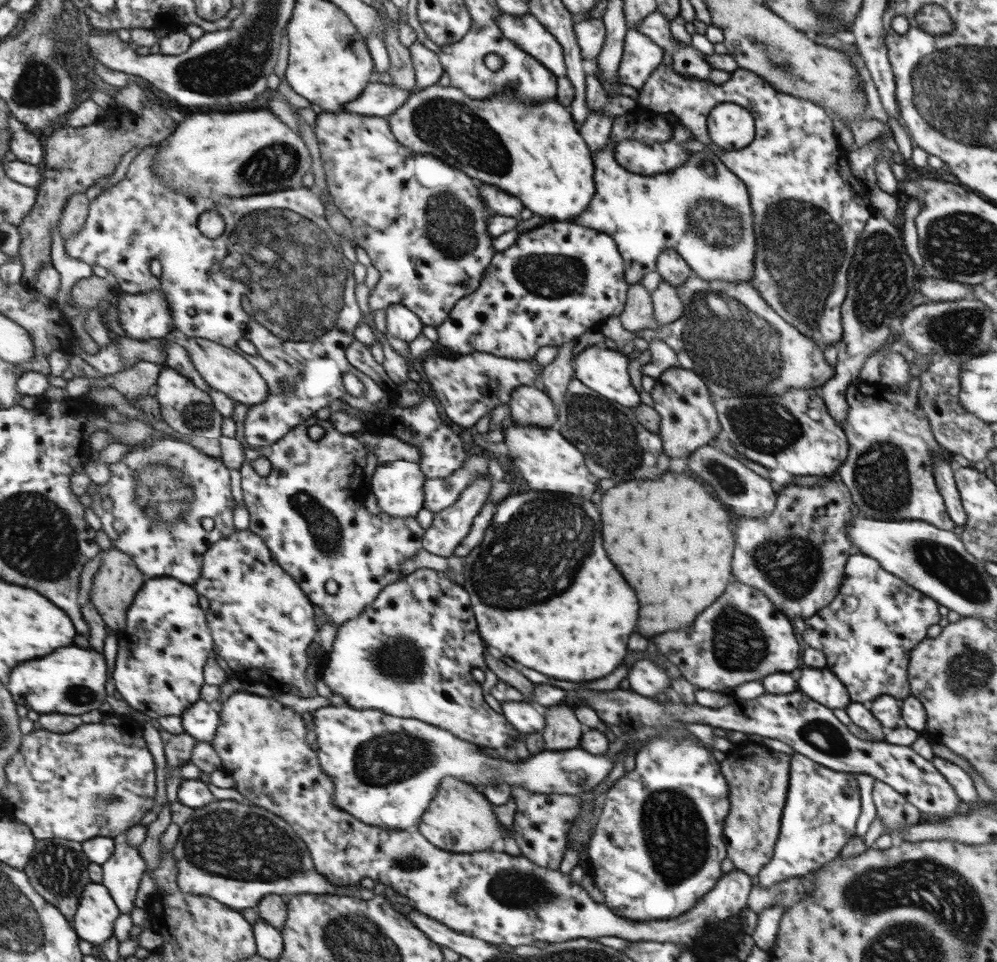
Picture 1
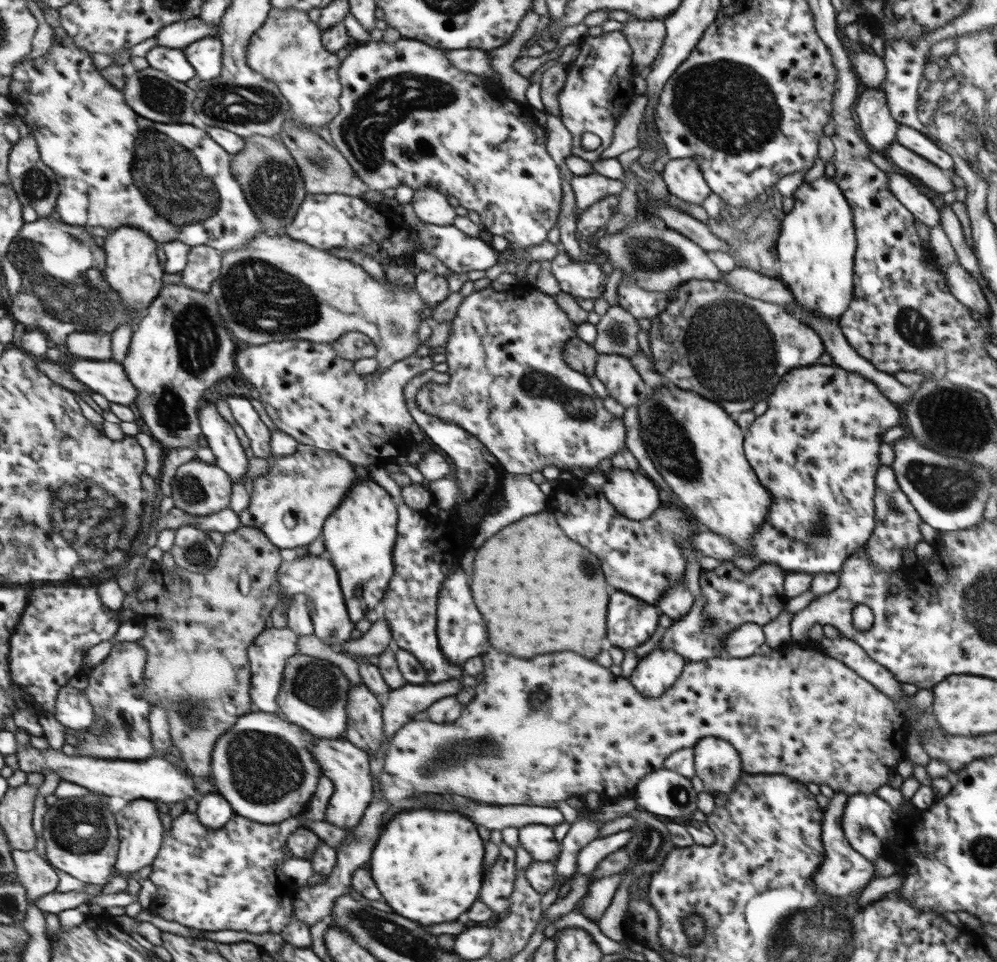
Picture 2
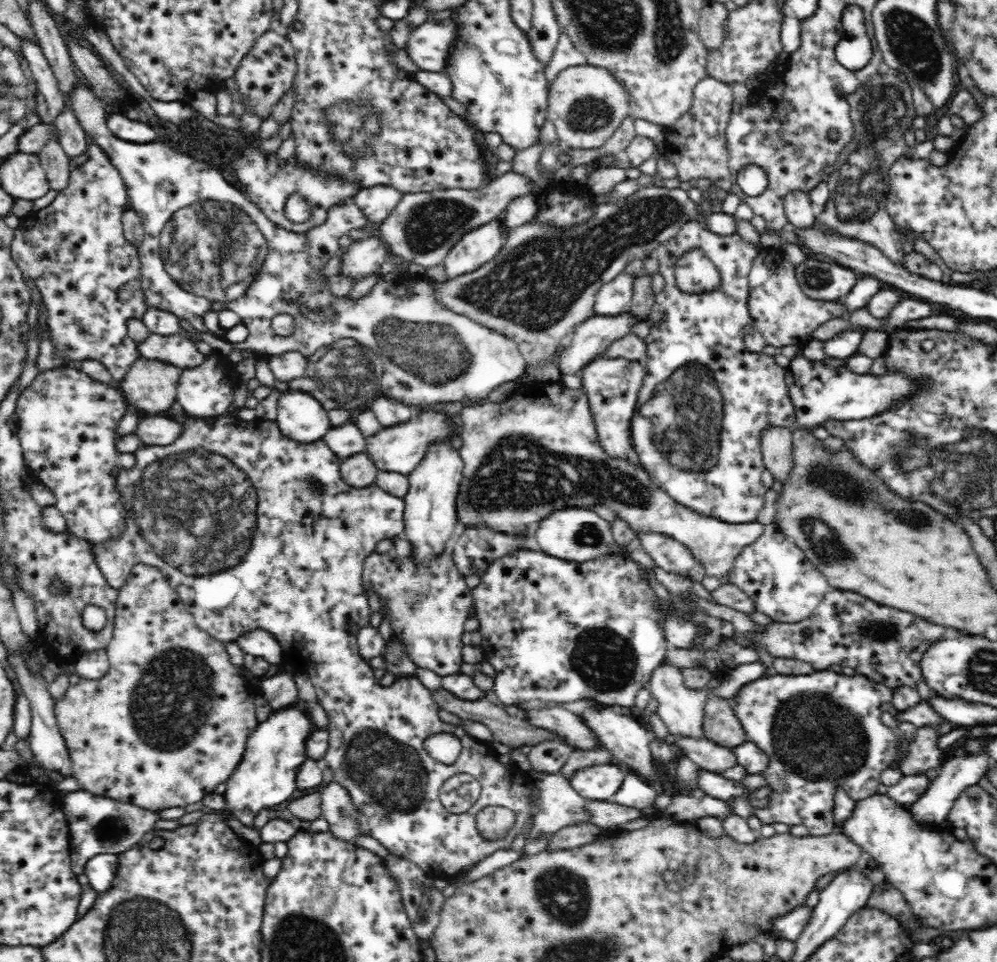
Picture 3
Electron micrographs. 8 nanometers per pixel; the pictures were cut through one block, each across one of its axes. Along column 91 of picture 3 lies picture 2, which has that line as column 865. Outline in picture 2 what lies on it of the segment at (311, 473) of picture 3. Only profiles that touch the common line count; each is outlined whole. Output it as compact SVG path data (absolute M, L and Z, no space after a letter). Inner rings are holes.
M880 466L875 479L876 492L874 495L875 527L872 536L865 544L870 558L873 559L880 571L888 573L903 568L902 549L914 549L918 542L924 540L920 531L921 516L912 506L908 496L900 488L894 470L888 466Z

